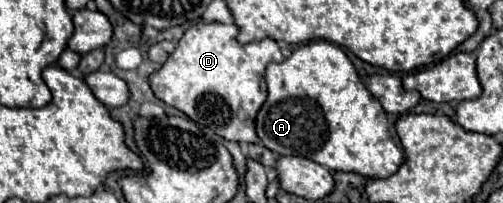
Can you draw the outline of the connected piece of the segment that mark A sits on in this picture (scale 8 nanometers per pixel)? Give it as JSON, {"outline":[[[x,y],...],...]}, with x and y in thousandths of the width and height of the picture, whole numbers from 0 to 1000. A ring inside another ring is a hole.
{"outline":[[[614,207],[559,315],[535,315],[527,394],[535,473],[511,562],[511,660],[547,759],[614,778],[662,847],[710,847],[730,877],[773,877],[809,788],[781,581],[726,433],[670,217]]]}

